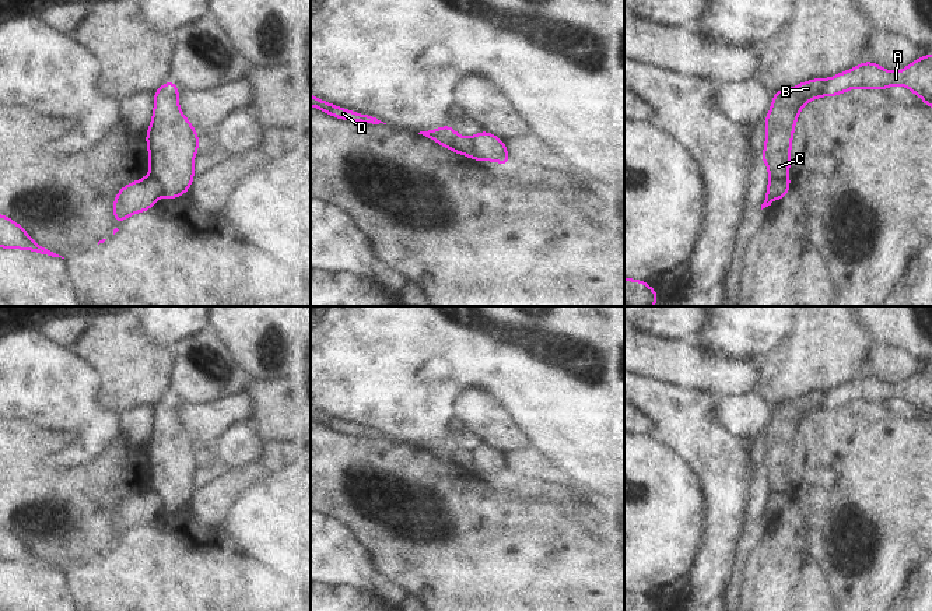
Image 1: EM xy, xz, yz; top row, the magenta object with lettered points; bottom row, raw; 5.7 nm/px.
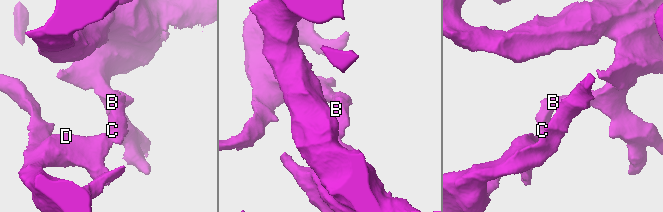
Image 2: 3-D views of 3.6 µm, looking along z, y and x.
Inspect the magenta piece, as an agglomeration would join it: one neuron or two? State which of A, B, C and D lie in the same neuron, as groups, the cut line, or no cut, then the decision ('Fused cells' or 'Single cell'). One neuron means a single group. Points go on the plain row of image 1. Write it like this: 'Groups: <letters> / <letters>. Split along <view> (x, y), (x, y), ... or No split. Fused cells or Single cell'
Groups: A B C / D. Split along xy (149, 488), (160, 498), (163, 508). Fused cells

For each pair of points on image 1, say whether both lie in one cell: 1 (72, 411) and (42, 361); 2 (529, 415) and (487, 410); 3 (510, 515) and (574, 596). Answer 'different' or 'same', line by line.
1: same
2: different
3: same

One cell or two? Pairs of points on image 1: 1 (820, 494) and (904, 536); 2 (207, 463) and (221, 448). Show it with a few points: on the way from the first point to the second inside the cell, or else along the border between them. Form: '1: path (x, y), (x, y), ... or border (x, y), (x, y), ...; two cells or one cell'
1: path (841, 494), (862, 494), (883, 515); one cell
2: border (210, 448), (228, 467); two cells

